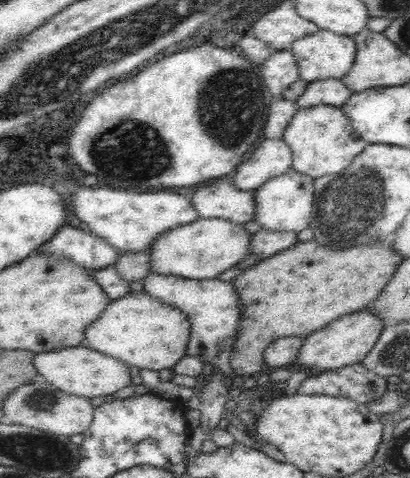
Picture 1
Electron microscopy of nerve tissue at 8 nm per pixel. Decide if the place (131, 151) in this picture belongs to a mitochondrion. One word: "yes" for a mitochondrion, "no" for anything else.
yes

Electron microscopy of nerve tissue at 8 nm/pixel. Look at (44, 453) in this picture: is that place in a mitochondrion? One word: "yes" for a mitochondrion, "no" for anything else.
yes

